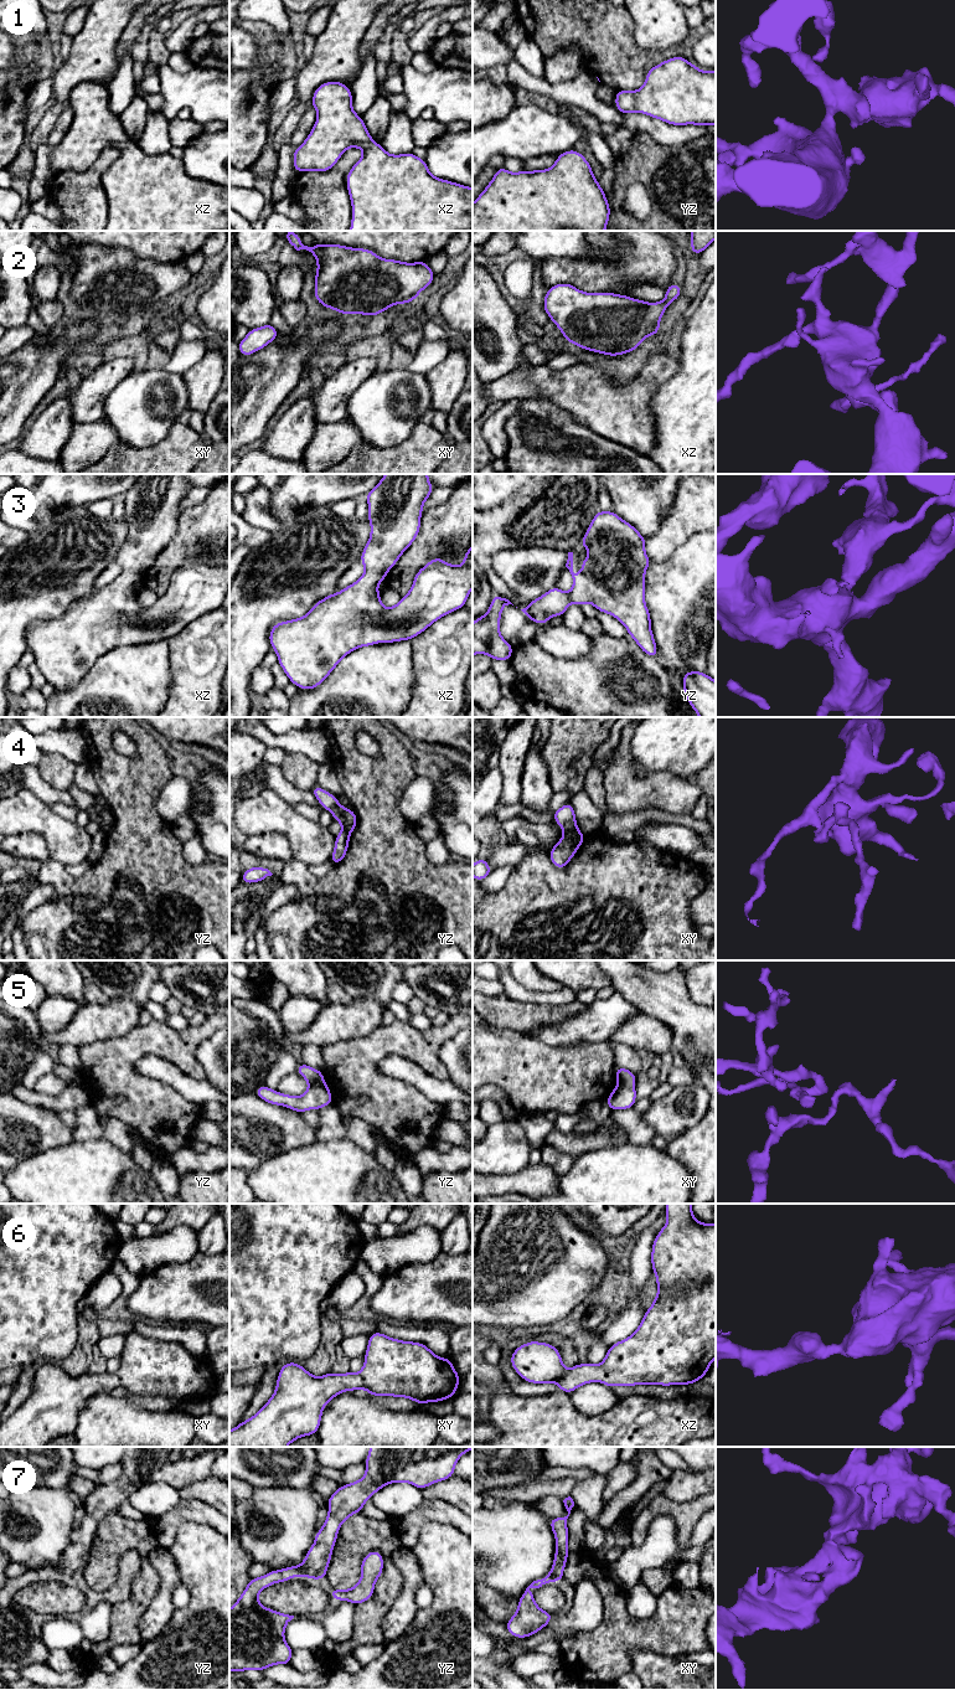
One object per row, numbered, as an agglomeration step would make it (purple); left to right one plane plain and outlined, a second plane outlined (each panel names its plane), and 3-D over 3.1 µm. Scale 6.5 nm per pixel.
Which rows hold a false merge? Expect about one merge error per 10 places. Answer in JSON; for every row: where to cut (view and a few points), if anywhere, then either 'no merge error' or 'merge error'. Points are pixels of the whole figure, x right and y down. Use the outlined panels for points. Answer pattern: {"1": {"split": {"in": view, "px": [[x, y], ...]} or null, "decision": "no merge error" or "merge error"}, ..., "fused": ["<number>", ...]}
{"1": {"split": null, "decision": "no merge error"}, "2": {"split": null, "decision": "no merge error"}, "3": {"split": null, "decision": "no merge error"}, "4": {"split": {"in": "xy", "px": [[577, 828], [563, 835]]}, "decision": "merge error"}, "5": {"split": null, "decision": "no merge error"}, "6": {"split": null, "decision": "no merge error"}, "7": {"split": null, "decision": "no merge error"}, "fused": ["4"]}

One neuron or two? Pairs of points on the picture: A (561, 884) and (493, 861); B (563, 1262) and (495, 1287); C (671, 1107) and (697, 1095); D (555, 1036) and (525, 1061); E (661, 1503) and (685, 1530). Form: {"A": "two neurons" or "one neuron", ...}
{"A": "two neurons", "B": "one neuron", "C": "one neuron", "D": "two neurons", "E": "one neuron"}

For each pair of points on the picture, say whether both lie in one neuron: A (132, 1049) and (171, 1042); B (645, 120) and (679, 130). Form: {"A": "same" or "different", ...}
{"A": "same", "B": "same"}

